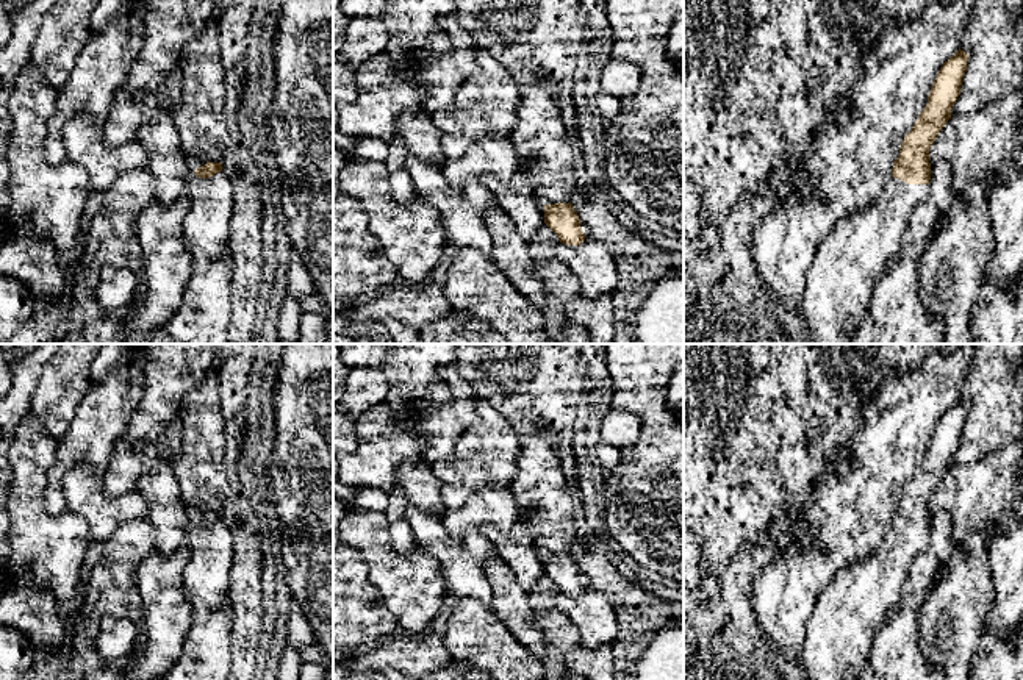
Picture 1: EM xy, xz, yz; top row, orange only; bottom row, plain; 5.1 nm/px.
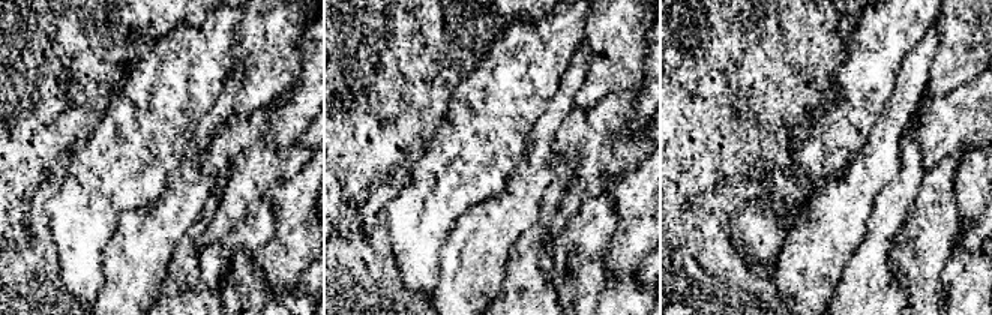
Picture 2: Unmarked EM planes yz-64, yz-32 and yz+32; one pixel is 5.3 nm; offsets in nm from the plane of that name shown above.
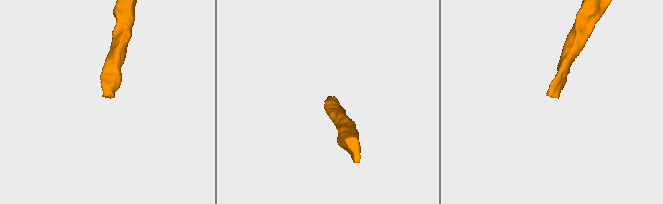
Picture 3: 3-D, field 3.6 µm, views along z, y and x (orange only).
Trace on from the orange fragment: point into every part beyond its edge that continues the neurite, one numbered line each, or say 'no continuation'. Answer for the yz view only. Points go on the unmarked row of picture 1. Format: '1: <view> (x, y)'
1: yz (850, 610)

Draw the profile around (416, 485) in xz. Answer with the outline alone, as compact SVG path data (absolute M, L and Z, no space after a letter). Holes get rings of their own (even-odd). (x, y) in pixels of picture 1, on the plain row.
M402 463L396 471L396 488L388 492L385 514L389 521L389 539L397 553L407 557L415 547L407 510L416 506L443 519L446 506L441 497L441 481L432 464Z

